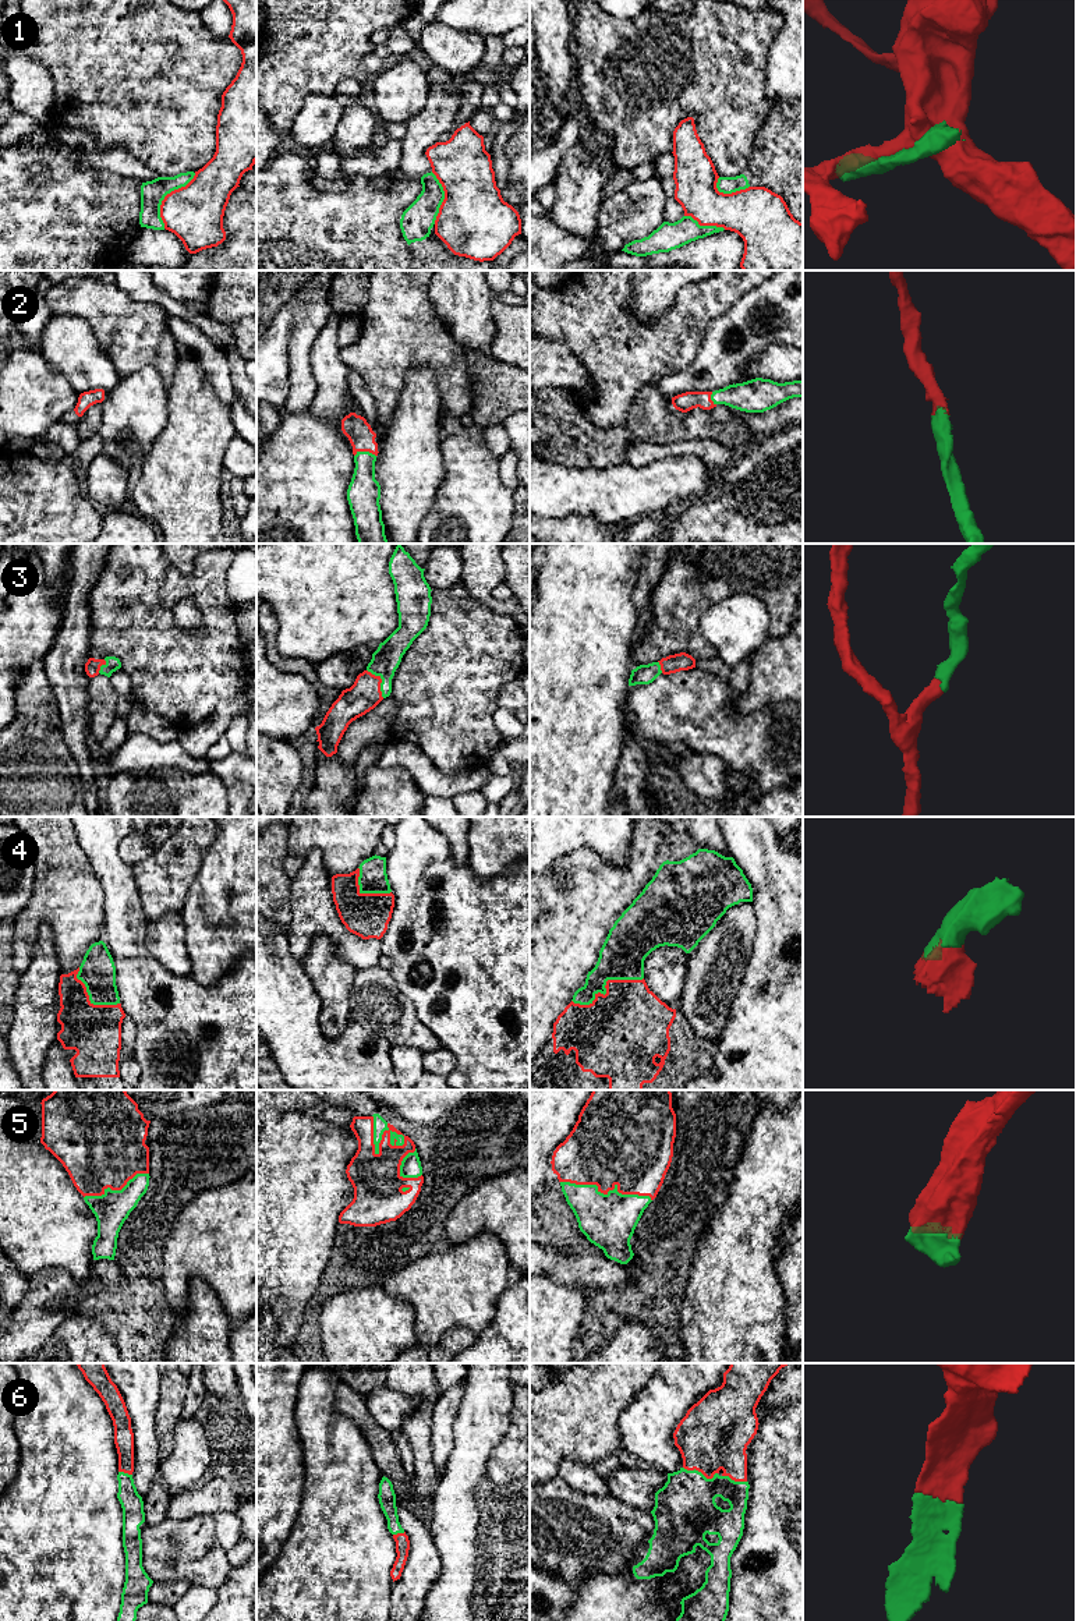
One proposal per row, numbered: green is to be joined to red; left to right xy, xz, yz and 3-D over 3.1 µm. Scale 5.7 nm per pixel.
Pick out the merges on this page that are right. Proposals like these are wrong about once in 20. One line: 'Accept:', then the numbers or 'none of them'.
Accept: 2, 3, 4, 5, 6

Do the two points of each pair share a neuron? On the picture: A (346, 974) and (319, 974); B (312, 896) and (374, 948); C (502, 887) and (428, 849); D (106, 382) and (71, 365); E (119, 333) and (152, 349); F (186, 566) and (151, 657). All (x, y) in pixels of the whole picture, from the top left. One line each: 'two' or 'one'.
A: one
B: one
C: one
D: one
E: one
F: two

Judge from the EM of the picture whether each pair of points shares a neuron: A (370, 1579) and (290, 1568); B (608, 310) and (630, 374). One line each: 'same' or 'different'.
A: same
B: same

